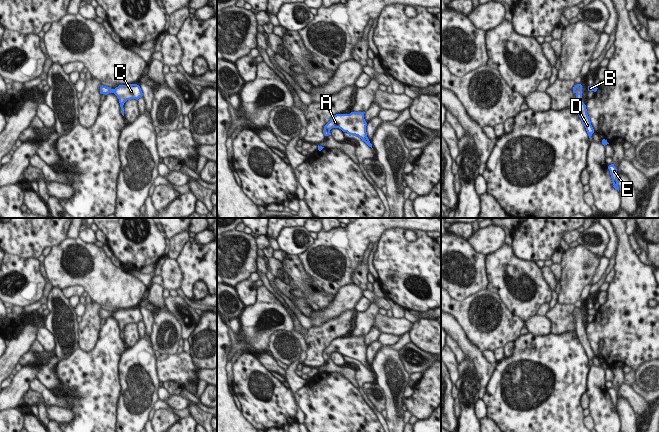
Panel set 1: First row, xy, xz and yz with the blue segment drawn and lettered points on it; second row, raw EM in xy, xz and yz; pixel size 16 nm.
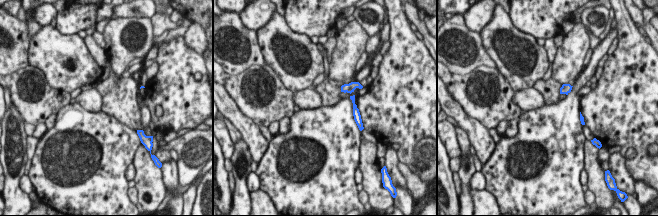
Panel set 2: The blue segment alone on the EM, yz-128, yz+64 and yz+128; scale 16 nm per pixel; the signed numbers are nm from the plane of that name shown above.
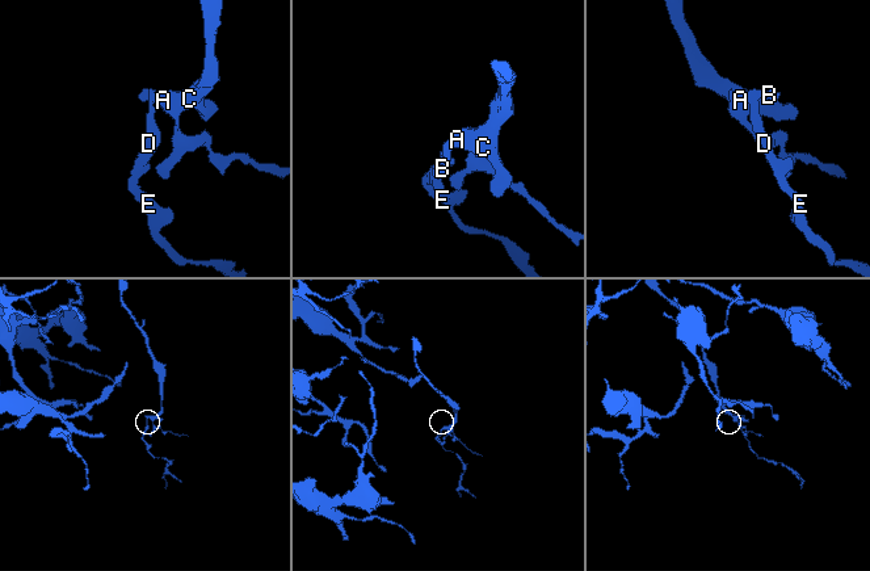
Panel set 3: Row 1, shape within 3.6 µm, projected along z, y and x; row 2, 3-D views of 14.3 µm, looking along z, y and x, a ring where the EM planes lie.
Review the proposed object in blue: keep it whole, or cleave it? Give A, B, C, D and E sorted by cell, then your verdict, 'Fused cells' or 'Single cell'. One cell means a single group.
Groups: A B C D E. Single cell

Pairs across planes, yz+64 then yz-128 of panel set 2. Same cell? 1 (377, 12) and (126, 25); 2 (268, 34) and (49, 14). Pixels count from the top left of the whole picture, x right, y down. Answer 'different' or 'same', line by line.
1: different
2: different

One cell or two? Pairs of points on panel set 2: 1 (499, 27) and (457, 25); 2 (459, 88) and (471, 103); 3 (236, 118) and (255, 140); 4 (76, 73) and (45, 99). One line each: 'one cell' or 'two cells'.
1: two cells
2: one cell
3: one cell
4: two cells

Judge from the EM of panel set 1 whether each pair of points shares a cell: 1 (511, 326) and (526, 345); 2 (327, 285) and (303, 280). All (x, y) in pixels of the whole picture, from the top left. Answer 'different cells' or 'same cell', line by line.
1: different cells
2: different cells

